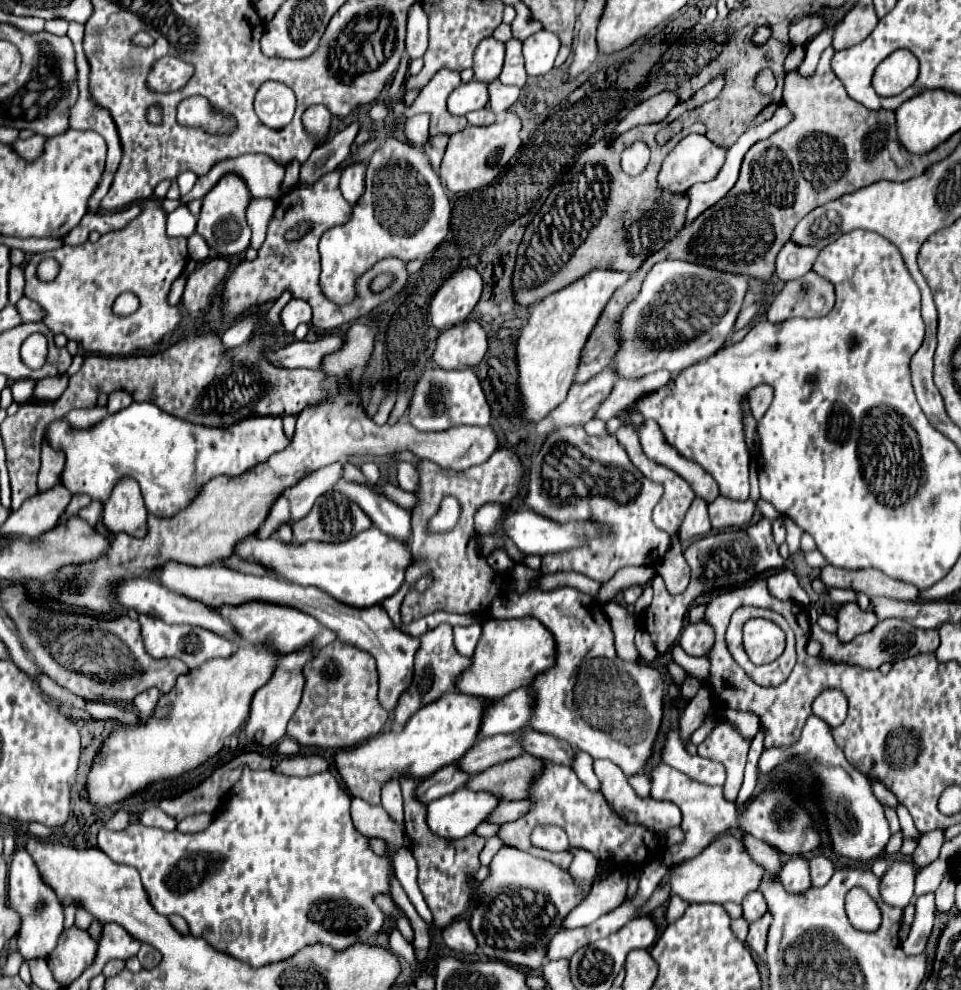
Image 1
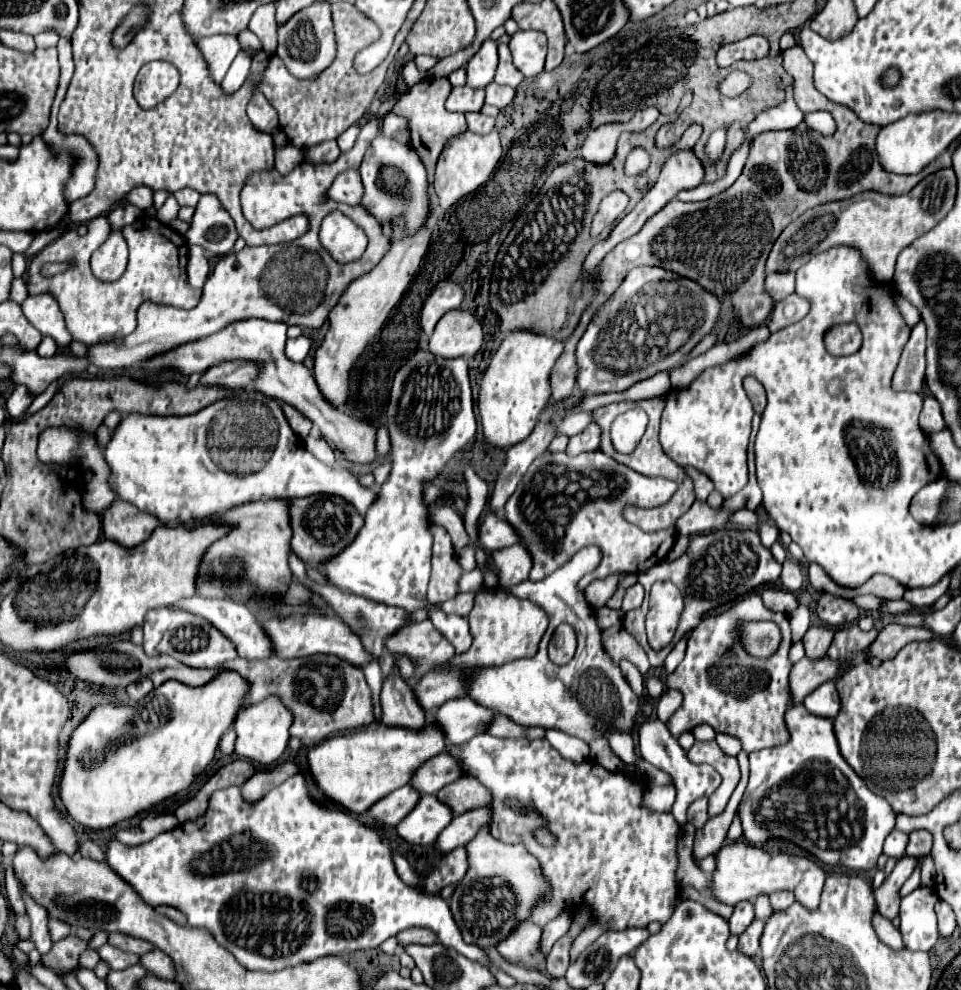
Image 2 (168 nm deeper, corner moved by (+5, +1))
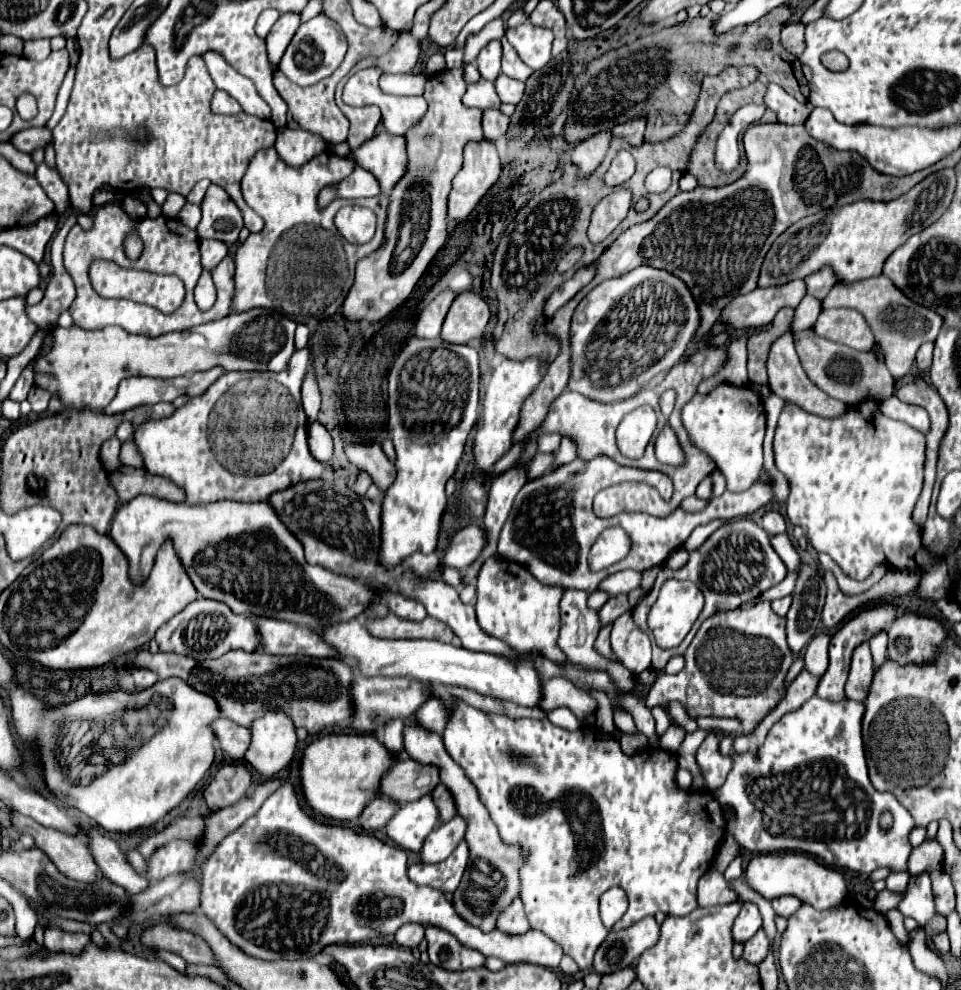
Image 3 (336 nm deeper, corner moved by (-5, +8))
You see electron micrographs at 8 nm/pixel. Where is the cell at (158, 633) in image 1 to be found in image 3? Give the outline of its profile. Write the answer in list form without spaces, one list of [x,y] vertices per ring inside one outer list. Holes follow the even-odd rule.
[[[196,598],[190,602],[182,612],[178,612],[168,624],[164,624],[156,632],[156,642],[160,642],[162,652],[176,652],[184,654],[196,660],[210,660],[210,658],[220,658],[230,650],[242,648],[242,650],[258,650],[258,634],[252,618],[248,616],[238,616],[228,606],[216,600],[206,600],[206,598]]]

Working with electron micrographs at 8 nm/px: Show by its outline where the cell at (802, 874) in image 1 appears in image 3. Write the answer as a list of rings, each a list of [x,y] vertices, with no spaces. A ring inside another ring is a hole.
[[[780,896],[780,898],[774,898],[774,900],[772,900],[774,912],[776,912],[778,916],[784,916],[784,918],[792,916],[792,914],[798,910],[800,904],[802,904],[802,902],[800,902],[796,896]]]

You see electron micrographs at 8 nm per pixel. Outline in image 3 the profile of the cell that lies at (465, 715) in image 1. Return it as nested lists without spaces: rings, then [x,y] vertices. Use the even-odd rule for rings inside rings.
[[[330,734],[318,738],[308,744],[300,762],[304,796],[316,812],[340,822],[356,822],[368,800],[374,800],[372,794],[376,794],[380,778],[388,774],[388,766],[396,760],[374,734]]]

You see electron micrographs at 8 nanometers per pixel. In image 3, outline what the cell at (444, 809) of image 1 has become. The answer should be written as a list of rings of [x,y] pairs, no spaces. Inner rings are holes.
[[[428,794],[416,802],[402,806],[386,824],[386,836],[402,848],[420,852],[426,836],[440,824],[440,812],[434,798]]]

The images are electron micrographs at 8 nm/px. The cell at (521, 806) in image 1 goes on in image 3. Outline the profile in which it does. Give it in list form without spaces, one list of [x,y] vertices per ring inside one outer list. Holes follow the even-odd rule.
[[[460,816],[432,830],[432,834],[428,834],[420,852],[422,862],[436,864],[446,860],[454,852],[454,848],[464,840],[464,832],[466,832],[466,822]]]

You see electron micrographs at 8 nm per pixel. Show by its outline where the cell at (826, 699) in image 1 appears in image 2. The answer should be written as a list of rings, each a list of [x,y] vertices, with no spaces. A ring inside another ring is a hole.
[[[826,681],[818,689],[814,689],[804,699],[804,707],[814,715],[834,719],[838,715],[838,709],[840,709],[840,697],[838,697],[834,681]]]

